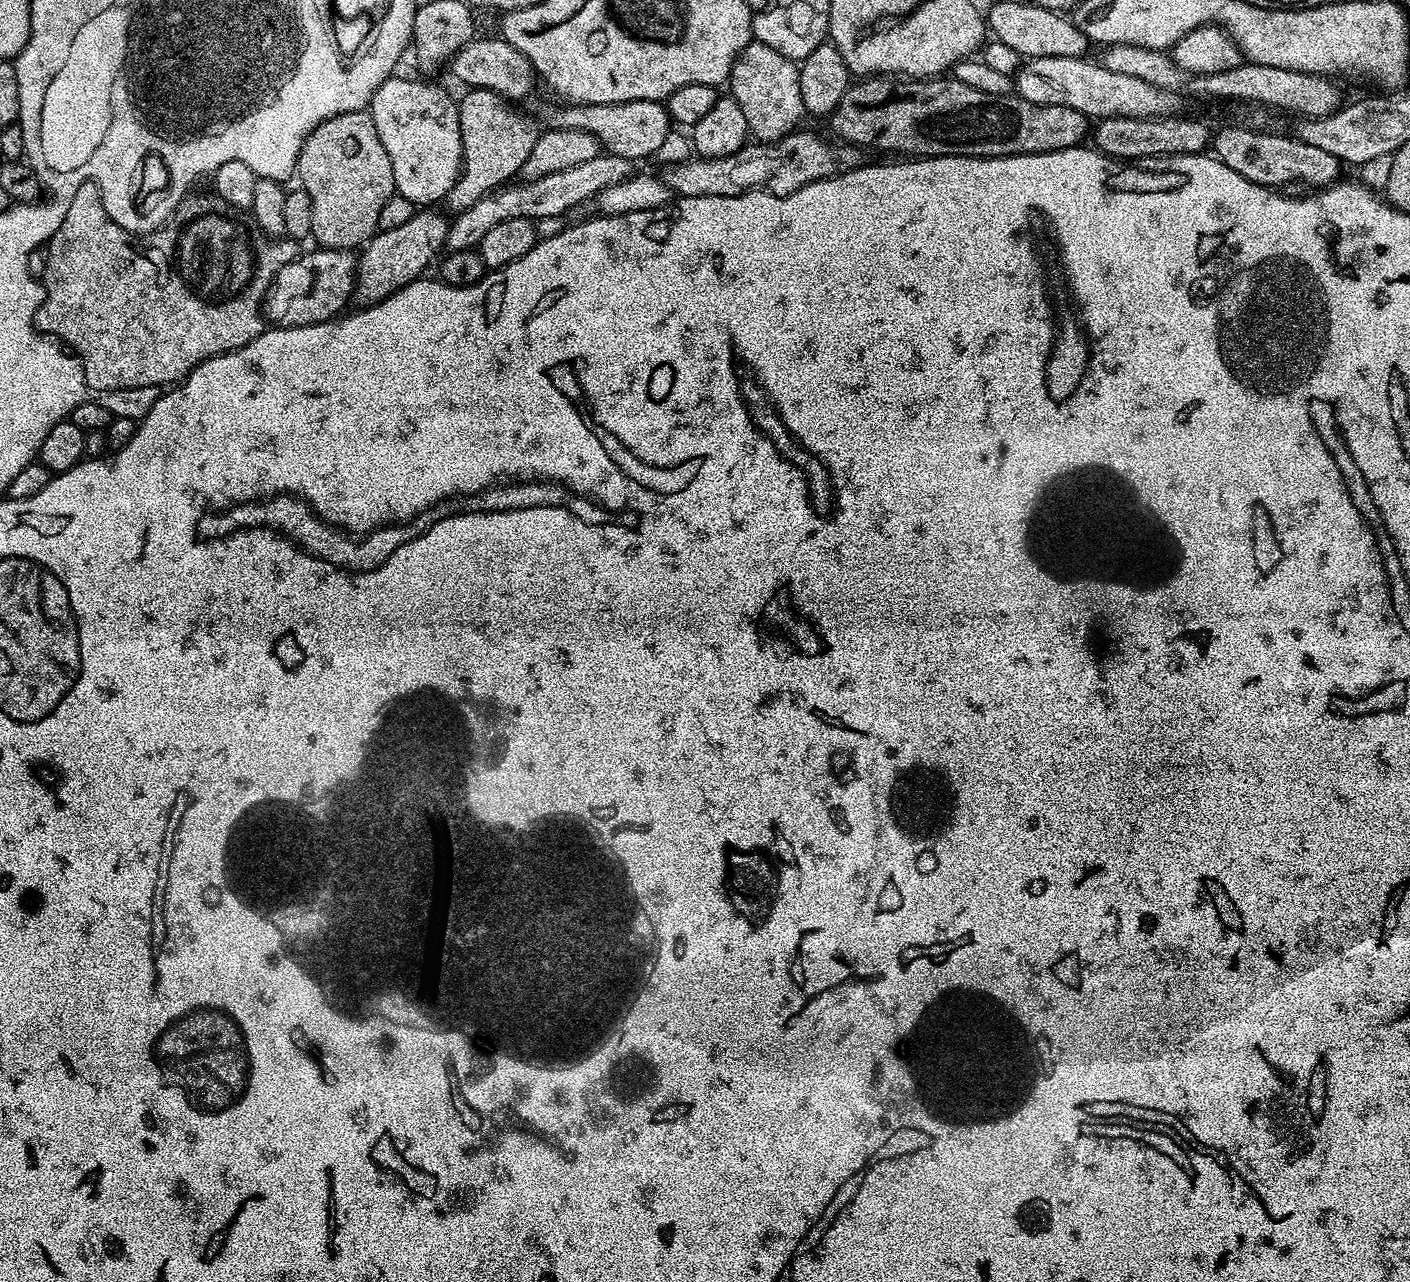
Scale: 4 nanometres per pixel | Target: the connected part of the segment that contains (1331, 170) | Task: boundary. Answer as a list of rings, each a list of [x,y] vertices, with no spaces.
[[[1224,128],[1215,133],[1210,145],[1211,155],[1222,161],[1234,174],[1242,174],[1250,182],[1260,184],[1263,188],[1283,189],[1283,184],[1296,184],[1301,180],[1304,184],[1313,184],[1313,189],[1327,188],[1339,181],[1342,162],[1334,154],[1326,154],[1326,150],[1318,150],[1318,146],[1310,146],[1304,140],[1297,140],[1295,135],[1279,136],[1276,132],[1255,132],[1252,128]]]

